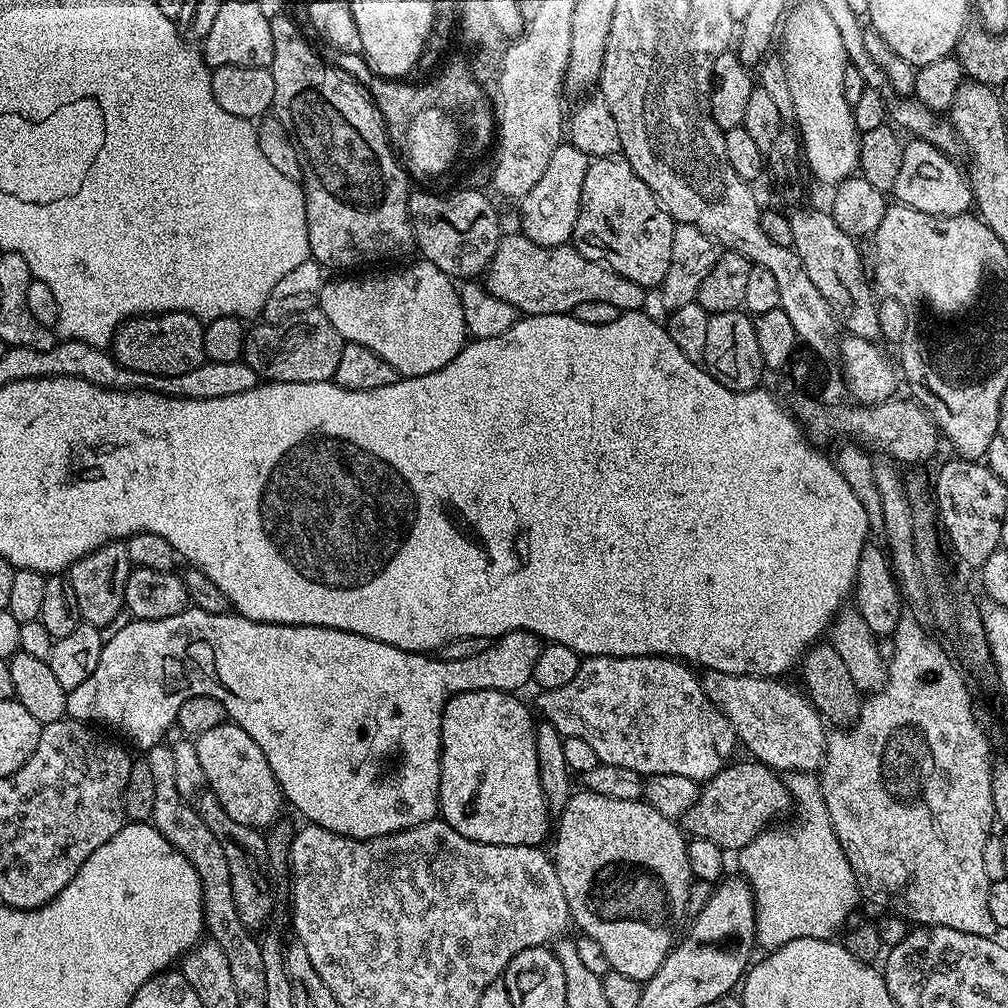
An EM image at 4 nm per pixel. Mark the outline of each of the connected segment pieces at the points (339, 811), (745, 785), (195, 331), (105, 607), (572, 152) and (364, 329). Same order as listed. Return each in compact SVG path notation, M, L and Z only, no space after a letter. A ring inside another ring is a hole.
M195 606L185 608L182 614L174 614L174 618L169 620L132 618L129 621L129 624L121 623L115 629L117 632L105 639L102 658L98 658L94 674L90 674L90 678L86 678L82 686L68 693L68 716L71 719L85 722L105 720L114 731L129 736L141 750L147 750L165 739L165 733L175 725L178 709L182 707L182 702L186 702L186 698L218 698L227 719L242 726L242 730L246 730L246 734L250 734L250 738L258 742L258 750L266 754L266 762L270 762L270 770L274 770L274 778L280 784L285 801L289 805L293 804L305 816L303 819L307 823L317 824L334 834L342 834L355 840L369 840L375 836L384 836L387 832L401 832L404 828L413 828L428 820L437 819L440 811L440 731L444 704L449 695L483 688L519 693L519 688L529 687L534 674L534 662L538 662L542 647L540 637L533 632L507 632L504 636L493 639L489 648L482 650L482 654L474 654L474 658L445 660L436 654L398 650L386 642L378 642L374 638L343 632L337 628L315 628L309 624L263 624L232 610L222 614L210 614Z
M744 758L741 764L729 763L714 779L707 781L700 789L700 797L690 806L690 810L682 818L682 828L689 837L706 838L725 850L739 850L747 846L752 839L775 825L779 816L784 816L793 807L794 801L785 781L773 769L759 760Z
M162 312L129 318L116 331L110 351L116 363L130 372L144 372L147 376L186 374L205 363L204 324L189 312Z
M111 540L109 544L98 546L72 563L66 575L70 586L74 586L74 595L78 598L78 610L83 623L93 624L96 628L104 630L107 629L107 624L115 625L121 619L120 612L125 611L126 582L132 569L127 543L122 540Z
M562 142L550 157L546 171L538 183L519 201L520 228L519 231L530 242L538 246L558 246L567 244L572 239L572 231L578 222L580 203L582 202L582 182L586 182L586 170L590 158L578 150L578 146Z
M419 263L377 276L344 274L341 280L329 279L320 291L318 305L343 340L374 350L404 378L442 370L463 350L468 332L453 277L438 270L438 266Z

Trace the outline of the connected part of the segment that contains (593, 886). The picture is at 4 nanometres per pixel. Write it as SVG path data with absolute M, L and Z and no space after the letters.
M587 790L573 791L566 810L558 814L557 820L560 821L554 824L554 863L558 882L562 882L562 894L566 894L571 923L602 945L611 971L646 982L658 974L658 966L672 951L676 923L688 908L688 891L694 877L688 861L688 840L681 825L658 814L644 800L622 802Z

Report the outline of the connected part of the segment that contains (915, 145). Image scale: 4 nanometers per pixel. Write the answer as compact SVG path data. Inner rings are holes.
M909 139L904 145L902 154L902 167L898 169L898 179L894 181L891 195L899 203L910 206L914 210L922 210L922 214L934 214L935 216L963 216L973 207L972 186L968 183L962 168L955 164L949 153L930 146L925 140Z

